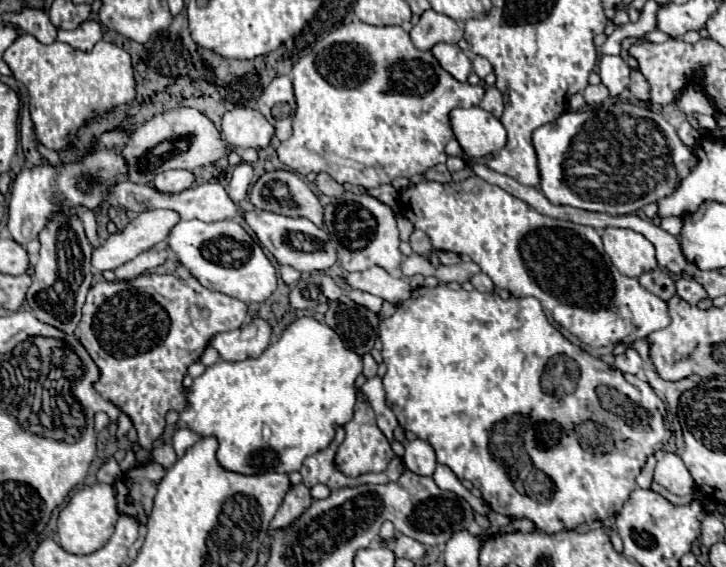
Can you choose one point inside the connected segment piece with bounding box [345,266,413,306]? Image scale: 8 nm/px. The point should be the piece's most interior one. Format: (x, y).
(394, 289)

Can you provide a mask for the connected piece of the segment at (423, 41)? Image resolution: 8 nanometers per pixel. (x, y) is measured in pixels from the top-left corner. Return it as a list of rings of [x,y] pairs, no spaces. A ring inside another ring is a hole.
[[[427,10],[411,30],[413,44],[421,50],[431,50],[439,42],[457,44],[463,38],[463,28],[445,14]]]

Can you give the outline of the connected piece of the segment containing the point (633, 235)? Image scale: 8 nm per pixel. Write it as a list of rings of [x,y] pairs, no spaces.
[[[605,228],[601,238],[605,252],[625,276],[639,278],[645,270],[657,266],[655,248],[643,234],[629,228]]]

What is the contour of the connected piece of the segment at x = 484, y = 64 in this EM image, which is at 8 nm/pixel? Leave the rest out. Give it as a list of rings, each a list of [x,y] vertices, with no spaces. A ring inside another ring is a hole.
[[[475,56],[475,58],[473,58],[473,70],[477,72],[479,78],[485,78],[487,74],[493,72],[493,66],[491,66],[491,62],[489,62],[487,58],[483,58],[483,56]]]

